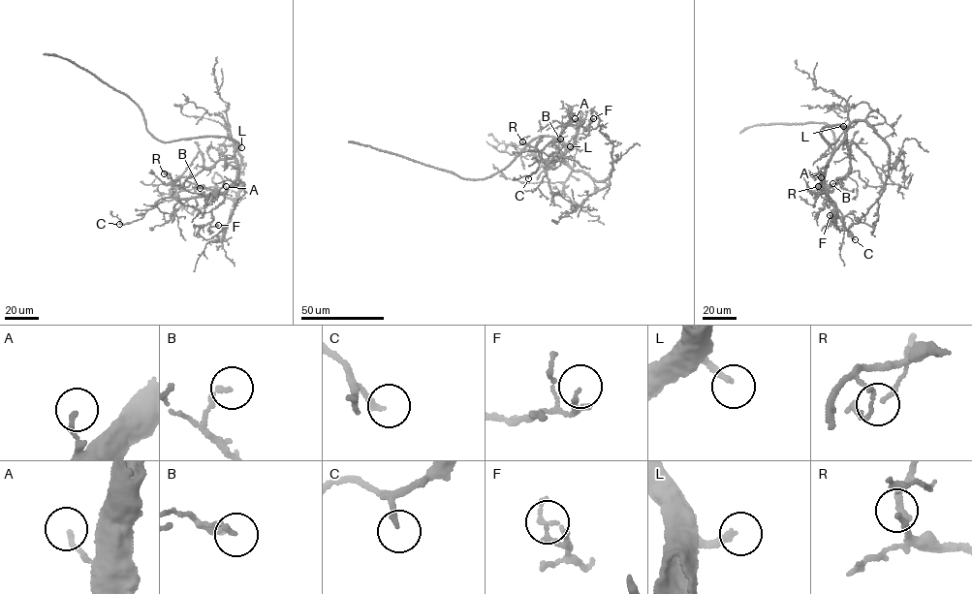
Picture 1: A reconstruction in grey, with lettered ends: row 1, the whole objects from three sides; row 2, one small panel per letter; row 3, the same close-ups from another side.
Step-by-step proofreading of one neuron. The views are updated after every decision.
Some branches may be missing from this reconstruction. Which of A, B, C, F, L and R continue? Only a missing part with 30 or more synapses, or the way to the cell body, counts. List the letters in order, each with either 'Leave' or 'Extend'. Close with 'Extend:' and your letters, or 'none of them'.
A: Leave
B: Leave
C: Leave
F: Leave
L: Extend
R: Leave
Extend: L

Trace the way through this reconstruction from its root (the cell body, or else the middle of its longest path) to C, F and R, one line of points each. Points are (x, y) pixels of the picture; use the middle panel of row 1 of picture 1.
C: (543, 137), (561, 140), (568, 150), (580, 124), (572, 120), (546, 145), (528, 178)
F: (543, 137), (561, 140), (568, 150), (576, 141), (579, 118), (583, 120), (580, 125), (588, 129), (593, 118)
R: (543, 137), (561, 140), (570, 148), (553, 163), (546, 165), (537, 149), (522, 141)

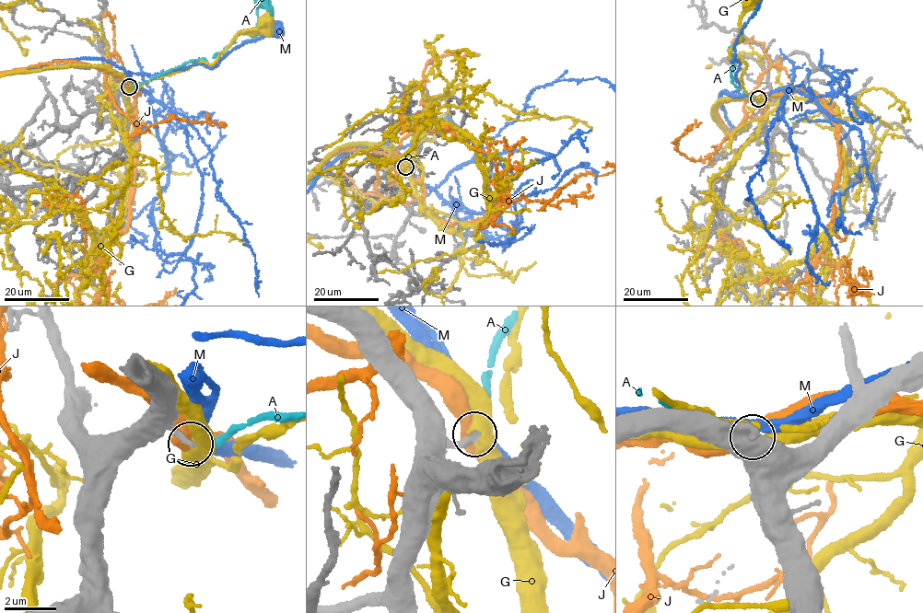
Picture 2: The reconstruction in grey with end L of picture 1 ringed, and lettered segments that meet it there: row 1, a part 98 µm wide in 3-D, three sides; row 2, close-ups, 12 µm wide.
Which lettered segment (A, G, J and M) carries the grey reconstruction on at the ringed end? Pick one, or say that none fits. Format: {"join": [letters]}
{"join": ["A"]}

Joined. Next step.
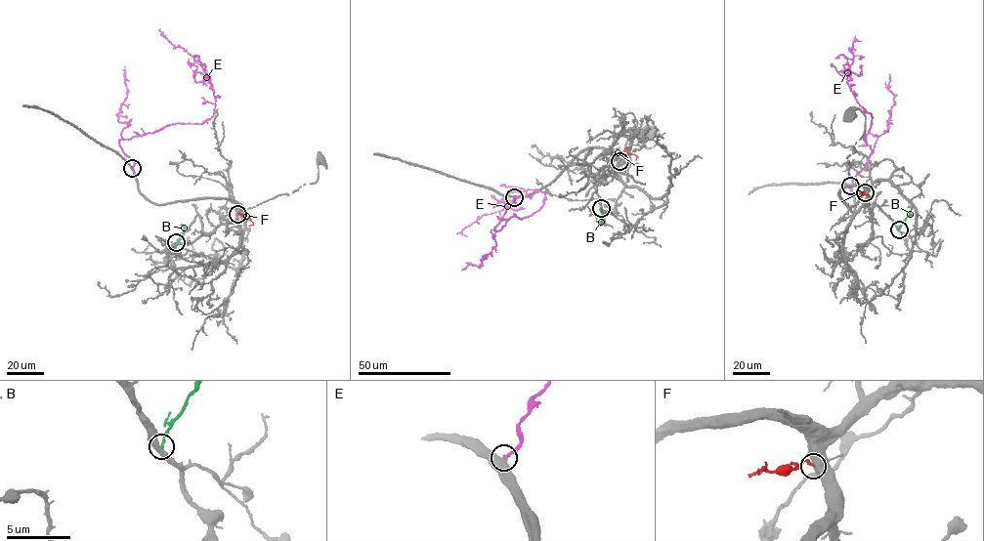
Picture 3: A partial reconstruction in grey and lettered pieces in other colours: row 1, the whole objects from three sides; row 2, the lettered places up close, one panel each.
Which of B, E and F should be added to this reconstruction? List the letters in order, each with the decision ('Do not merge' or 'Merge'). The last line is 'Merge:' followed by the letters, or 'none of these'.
B: Do not merge
E: Do not merge
F: Merge
Merge: F

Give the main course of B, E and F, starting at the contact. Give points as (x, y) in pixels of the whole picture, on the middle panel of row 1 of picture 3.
B: (601, 207), (601, 221), (596, 221)
E: (514, 197), (494, 229), (539, 209), (545, 194), (526, 190), (464, 228), (467, 236)
F: (620, 161), (625, 154), (634, 154), (636, 159)

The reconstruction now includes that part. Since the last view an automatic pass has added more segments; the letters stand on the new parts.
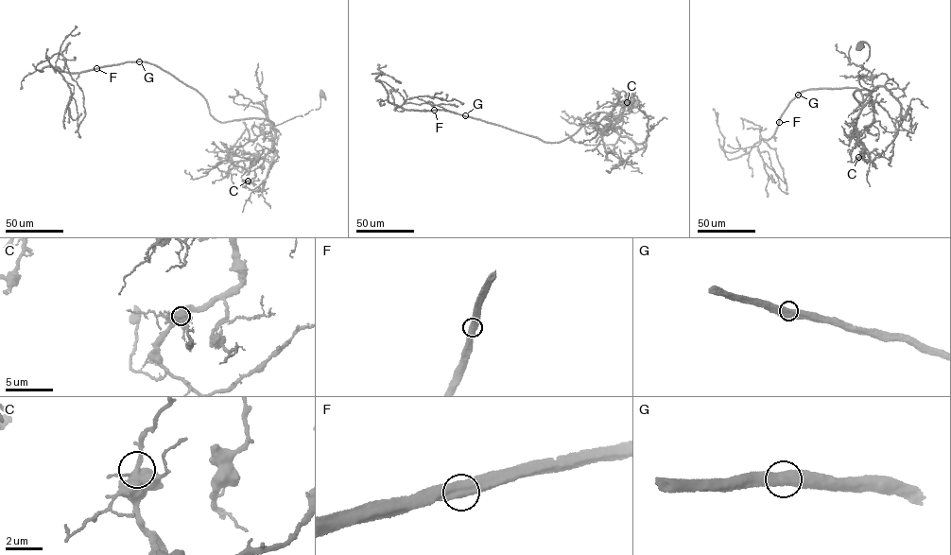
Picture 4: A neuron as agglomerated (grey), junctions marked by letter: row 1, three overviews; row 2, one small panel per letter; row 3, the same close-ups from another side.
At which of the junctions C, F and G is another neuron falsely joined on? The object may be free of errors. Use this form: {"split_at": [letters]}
{"split_at": []}

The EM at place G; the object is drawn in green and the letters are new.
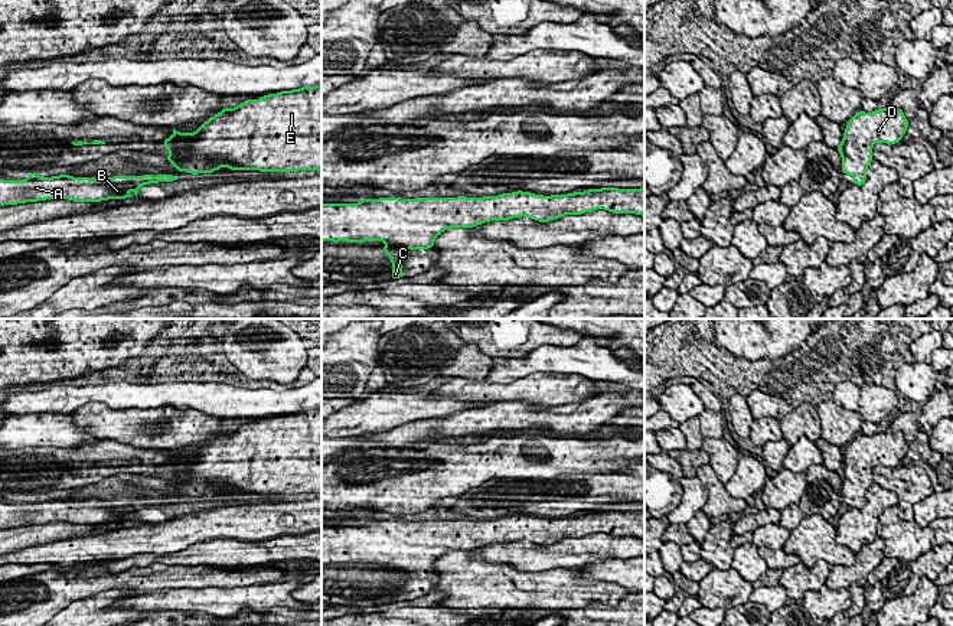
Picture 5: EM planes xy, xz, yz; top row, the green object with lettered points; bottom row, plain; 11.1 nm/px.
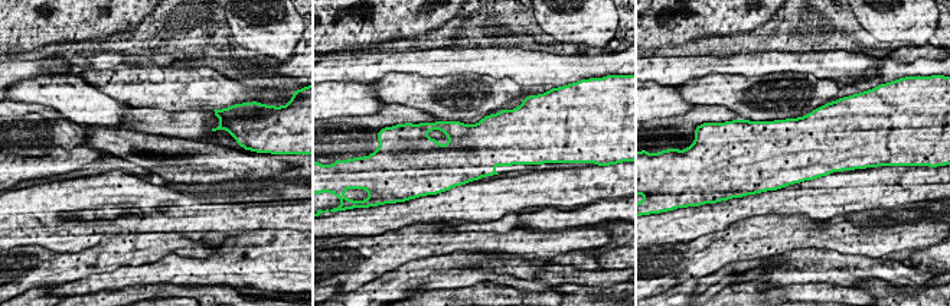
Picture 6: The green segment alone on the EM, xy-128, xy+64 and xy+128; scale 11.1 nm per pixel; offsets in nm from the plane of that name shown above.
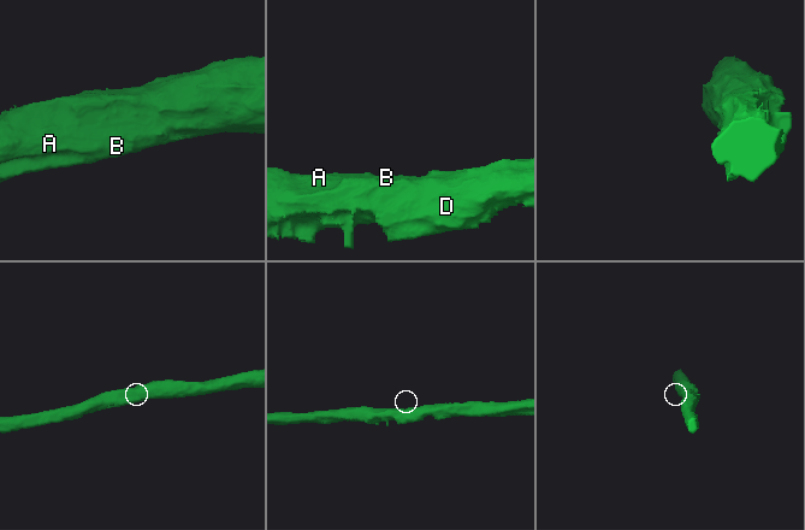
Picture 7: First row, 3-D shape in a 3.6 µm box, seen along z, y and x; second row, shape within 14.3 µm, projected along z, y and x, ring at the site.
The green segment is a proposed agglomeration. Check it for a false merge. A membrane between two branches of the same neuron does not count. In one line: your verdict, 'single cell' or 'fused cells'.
single cell

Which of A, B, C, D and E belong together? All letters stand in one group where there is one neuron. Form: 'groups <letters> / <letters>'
groups A B C D E

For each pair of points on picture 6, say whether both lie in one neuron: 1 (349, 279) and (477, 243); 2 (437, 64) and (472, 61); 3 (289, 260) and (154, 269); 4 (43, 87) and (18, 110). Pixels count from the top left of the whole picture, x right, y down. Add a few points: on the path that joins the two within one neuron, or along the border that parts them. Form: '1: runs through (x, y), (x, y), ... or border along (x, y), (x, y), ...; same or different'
1: runs through (381, 254), (415, 241), (446, 241); same
2: runs through (446, 61), (463, 61); same
3: runs through (255, 267), (188, 269); same
4: border along (15, 100), (49, 106), (58, 111); different

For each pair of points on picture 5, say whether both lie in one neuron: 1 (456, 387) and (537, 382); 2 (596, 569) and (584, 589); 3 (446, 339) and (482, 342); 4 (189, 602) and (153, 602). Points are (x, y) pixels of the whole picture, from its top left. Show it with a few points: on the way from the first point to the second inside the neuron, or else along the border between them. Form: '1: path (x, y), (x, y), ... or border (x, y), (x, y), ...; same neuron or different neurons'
1: path (476, 391), (516, 391); same neuron
2: border (575, 569), (588, 579), (614, 582), (623, 587); different neurons
3: border (456, 333), (466, 344); different neurons
4: path (180, 602), (162, 602); same neuron

